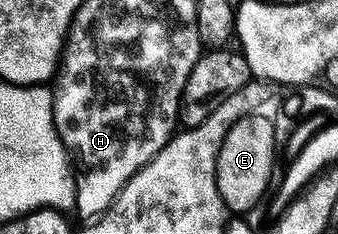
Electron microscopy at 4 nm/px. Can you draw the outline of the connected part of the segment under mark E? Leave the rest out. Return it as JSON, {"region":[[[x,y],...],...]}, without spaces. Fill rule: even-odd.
{"region":[[[246,116],[234,124],[229,134],[225,134],[225,142],[221,142],[221,150],[217,154],[215,177],[221,202],[225,202],[228,213],[244,214],[268,195],[270,175],[277,165],[276,125],[276,121],[269,116]]]}

